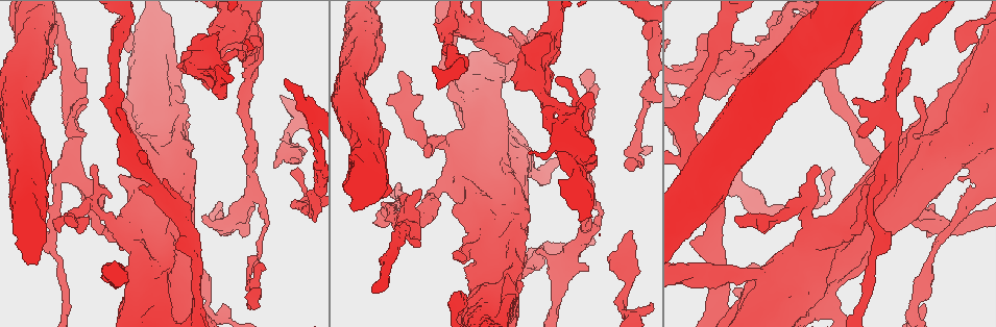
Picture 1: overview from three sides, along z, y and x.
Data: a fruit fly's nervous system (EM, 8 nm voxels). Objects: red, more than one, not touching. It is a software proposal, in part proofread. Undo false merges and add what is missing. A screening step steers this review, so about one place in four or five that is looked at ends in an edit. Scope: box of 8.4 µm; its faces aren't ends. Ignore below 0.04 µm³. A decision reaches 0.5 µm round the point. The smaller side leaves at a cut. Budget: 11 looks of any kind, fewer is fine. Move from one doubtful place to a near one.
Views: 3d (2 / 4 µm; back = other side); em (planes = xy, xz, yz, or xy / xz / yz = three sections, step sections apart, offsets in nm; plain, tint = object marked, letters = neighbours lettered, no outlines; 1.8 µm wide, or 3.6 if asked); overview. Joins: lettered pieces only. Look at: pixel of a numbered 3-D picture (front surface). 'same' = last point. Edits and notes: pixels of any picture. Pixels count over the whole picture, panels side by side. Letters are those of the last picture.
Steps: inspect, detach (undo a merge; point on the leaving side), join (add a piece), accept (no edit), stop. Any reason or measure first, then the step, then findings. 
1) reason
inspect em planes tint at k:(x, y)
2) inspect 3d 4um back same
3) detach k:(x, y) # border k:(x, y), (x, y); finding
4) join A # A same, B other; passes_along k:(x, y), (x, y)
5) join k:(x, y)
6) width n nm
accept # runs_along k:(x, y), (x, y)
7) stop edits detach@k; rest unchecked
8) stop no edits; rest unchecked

abrupt turn
inspect em 3.6um planes letters at 1:(257, 261)

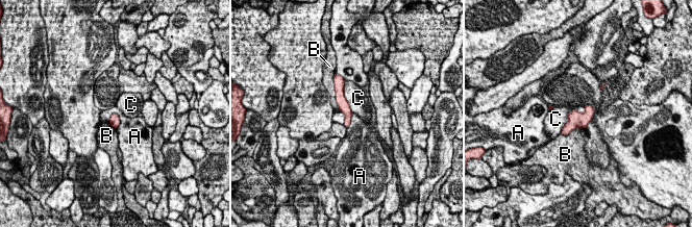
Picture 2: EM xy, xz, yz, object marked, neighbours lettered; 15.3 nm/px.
accept # A other, B other, C other; runs_along 2:(341, 85), (347, 122); continuous, no second cell

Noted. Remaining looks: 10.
end of a long branch
inspect 3d 2um at 1:(629, 168)

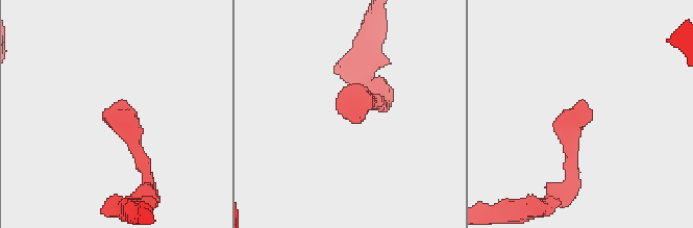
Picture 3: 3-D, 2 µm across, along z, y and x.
inspect em planes letters at 3:(117, 105)

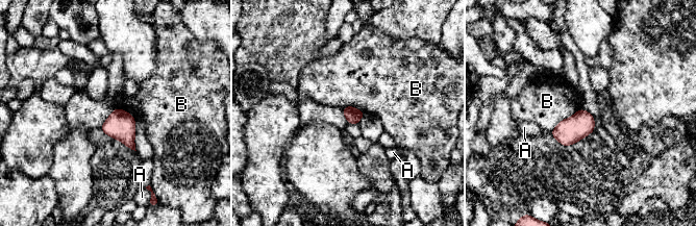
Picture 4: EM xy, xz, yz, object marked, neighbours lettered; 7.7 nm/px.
accept # A other, B other; border 4:(580, 107), (563, 119), (551, 132); none of them fits

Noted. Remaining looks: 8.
closes a loop
inspect em yz step 8 tint at 1:(573, 147)

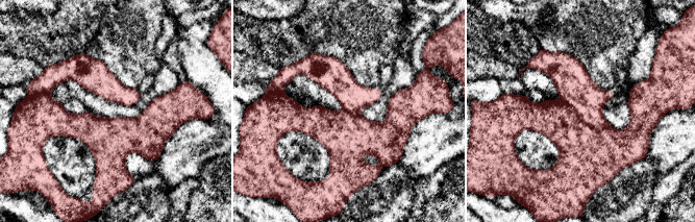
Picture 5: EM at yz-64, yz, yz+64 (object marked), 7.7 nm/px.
inspect em planes letters same

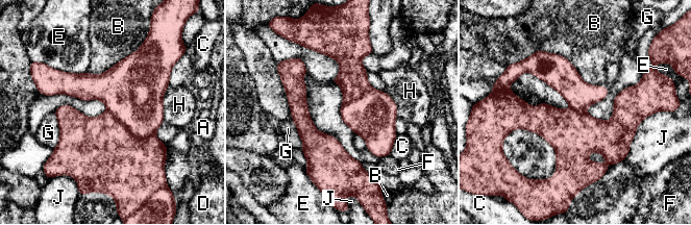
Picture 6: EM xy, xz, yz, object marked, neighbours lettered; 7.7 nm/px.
width 320 nm
detach 6:(105, 153) # A other, B other, C other, D other, E other, F other, G other, H other, J other; border 6:(107, 109), (136, 138), (154, 134); a second cell is stuck on

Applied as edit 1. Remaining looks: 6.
inspect overview

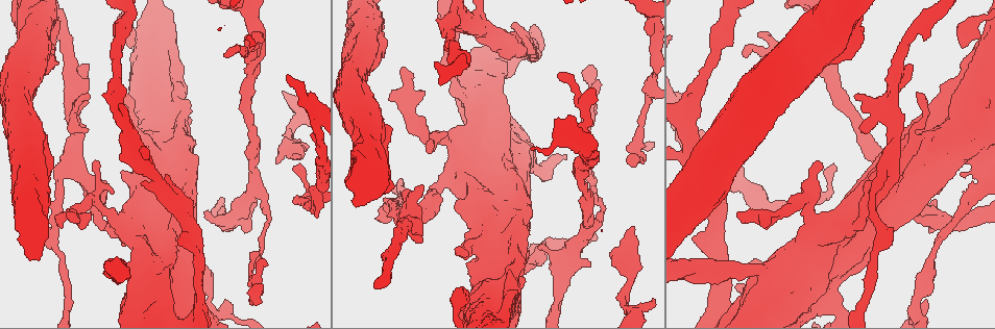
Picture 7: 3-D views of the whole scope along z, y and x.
free end
inspect 3d 4um at 7:(614, 251)

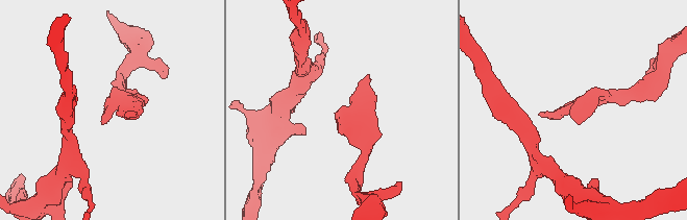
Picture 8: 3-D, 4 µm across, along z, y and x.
inspect em planes letters at 8:(338, 111)

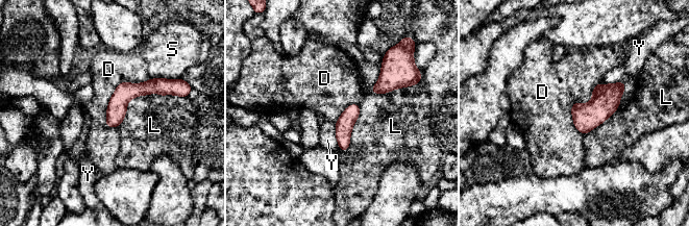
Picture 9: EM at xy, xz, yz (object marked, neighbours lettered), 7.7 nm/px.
width 130 nm
accept # D other, L other, S other, Y other; runs_along 9:(162, 83), (132, 90), (108, 124); no lettered piece goes on from it

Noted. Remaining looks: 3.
stop edits detach@6; rest unchecked

